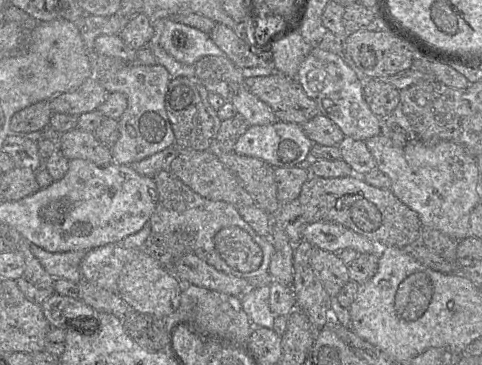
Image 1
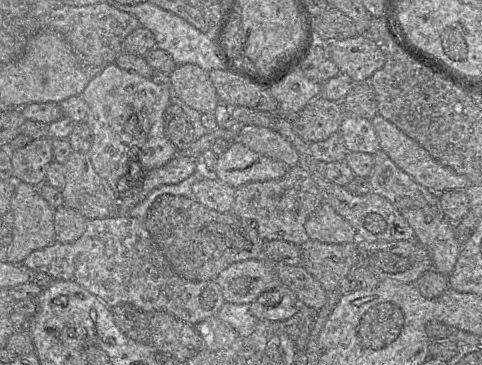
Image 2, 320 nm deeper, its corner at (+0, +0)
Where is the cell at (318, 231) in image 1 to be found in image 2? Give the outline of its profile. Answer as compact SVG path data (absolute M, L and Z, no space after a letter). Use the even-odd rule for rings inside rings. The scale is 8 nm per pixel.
M297 164L289 167L287 173L279 179L251 182L236 188L232 212L254 223L263 241L283 240L300 247L310 239L305 230L305 223L322 203L321 193L313 178L308 171Z

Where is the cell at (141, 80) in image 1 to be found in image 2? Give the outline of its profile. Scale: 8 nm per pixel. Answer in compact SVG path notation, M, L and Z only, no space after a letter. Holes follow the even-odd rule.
M114 63L91 78L81 96L88 106L86 123L93 135L93 143L87 155L96 173L108 182L117 195L120 180L126 179L122 190L126 191L130 184L141 183L141 171L144 177L144 172L163 166L178 153L178 149L164 133L163 114L166 107L173 101L173 93L169 84L156 84L137 73L121 69Z

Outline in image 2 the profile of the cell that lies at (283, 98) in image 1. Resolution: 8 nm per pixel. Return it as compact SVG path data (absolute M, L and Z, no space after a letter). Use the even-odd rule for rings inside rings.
M213 69L209 77L221 103L278 113L278 102L270 90L258 86L227 69Z

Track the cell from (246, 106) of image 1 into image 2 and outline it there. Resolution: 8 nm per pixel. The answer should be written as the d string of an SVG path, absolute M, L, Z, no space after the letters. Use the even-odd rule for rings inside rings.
M240 125L236 130L236 140L252 151L280 160L289 167L298 164L298 153L291 143L278 132L255 125Z

